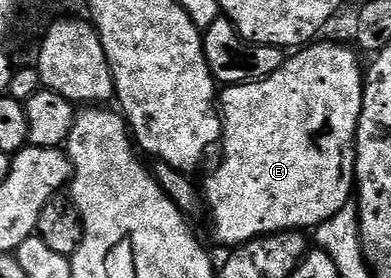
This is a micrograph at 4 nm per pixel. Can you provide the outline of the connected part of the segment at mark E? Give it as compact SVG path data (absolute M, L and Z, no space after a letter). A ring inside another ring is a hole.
M314 41L312 44L298 49L294 56L286 57L285 62L269 78L258 82L248 82L242 86L227 86L219 94L219 117L223 127L223 137L219 143L219 151L225 159L221 162L218 170L213 170L203 182L203 202L207 207L207 214L213 217L213 238L222 242L228 248L242 246L244 242L250 242L261 238L265 234L280 234L283 230L308 231L323 224L323 220L331 220L339 208L350 205L355 194L355 156L357 155L357 125L361 115L363 104L363 92L365 83L363 81L363 66L357 63L358 55L352 49L340 46L337 42Z

